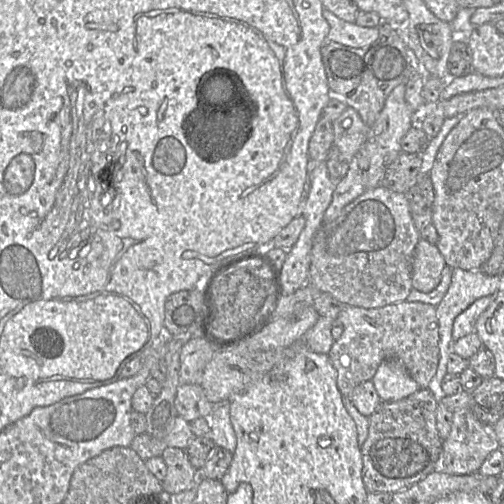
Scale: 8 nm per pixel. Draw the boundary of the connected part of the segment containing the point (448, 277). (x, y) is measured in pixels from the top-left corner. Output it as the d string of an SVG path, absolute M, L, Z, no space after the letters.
M445 266L438 286L431 292L424 293L412 289L406 301L423 302L436 306L439 322L439 363L437 371L428 385L428 389L434 394L437 400L441 400L446 394L442 390L442 381L447 372L447 363L452 351L453 338L452 329L456 317L467 309L475 300L484 296L494 296L498 290L500 276L490 276L481 270L463 270Z

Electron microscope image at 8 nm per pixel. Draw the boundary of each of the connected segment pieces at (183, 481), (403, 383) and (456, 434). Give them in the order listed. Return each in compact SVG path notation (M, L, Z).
M167 446L162 458L167 466L166 475L161 482L163 491L175 494L195 487L199 472L190 463L186 449Z
M396 359L384 360L372 382L382 401L400 400L420 389L419 384Z
M470 406L453 412L451 431L442 442L444 472L454 475L466 475L478 472L483 462L496 449L499 442L493 425L482 423Z

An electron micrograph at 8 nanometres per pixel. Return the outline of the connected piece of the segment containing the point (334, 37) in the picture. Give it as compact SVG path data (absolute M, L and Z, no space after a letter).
M323 7L322 15L330 25L325 43L337 42L353 48L364 48L374 43L379 36L378 27L362 27L346 22Z

